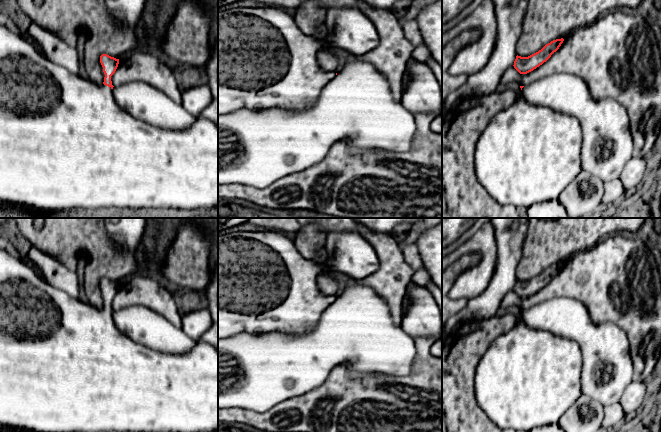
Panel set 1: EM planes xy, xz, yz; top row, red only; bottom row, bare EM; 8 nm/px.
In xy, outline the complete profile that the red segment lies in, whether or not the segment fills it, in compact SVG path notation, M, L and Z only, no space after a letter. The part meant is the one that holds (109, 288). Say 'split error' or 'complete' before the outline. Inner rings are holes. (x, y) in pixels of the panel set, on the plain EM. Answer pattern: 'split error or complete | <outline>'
split error | M0 248L0 425L28 429L35 432L218 432L218 349L213 345L200 340L193 348L183 354L168 354L155 351L141 343L133 341L120 332L112 319L111 300L115 297L119 283L107 278L100 280L100 287L105 298L104 306L97 309L89 302L82 302L79 298L73 298L64 291L51 286L39 273L39 271L25 259L10 254L7 250Z

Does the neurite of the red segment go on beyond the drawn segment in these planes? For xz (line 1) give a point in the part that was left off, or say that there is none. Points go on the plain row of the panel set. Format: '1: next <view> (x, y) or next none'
1: next none

